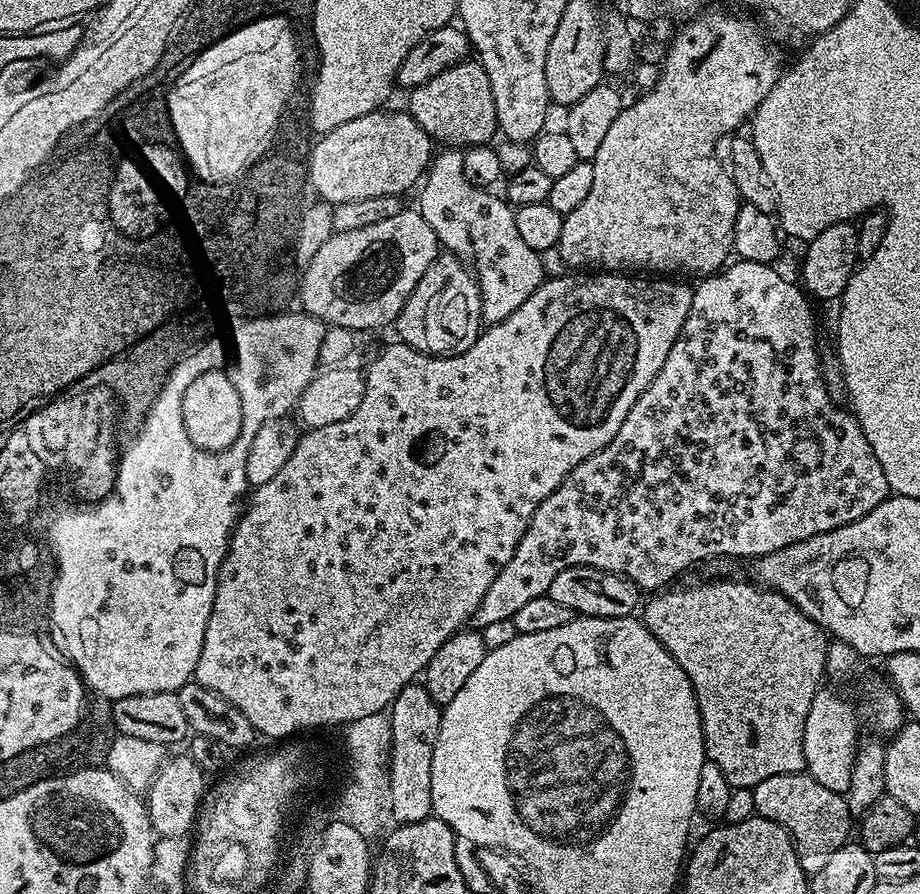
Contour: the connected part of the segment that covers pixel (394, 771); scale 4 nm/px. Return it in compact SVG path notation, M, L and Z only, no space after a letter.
M423 683L407 684L390 705L392 719L392 744L386 760L392 799L391 819L397 825L413 824L429 819L432 811L432 763L436 735L440 729L441 705L435 704Z

